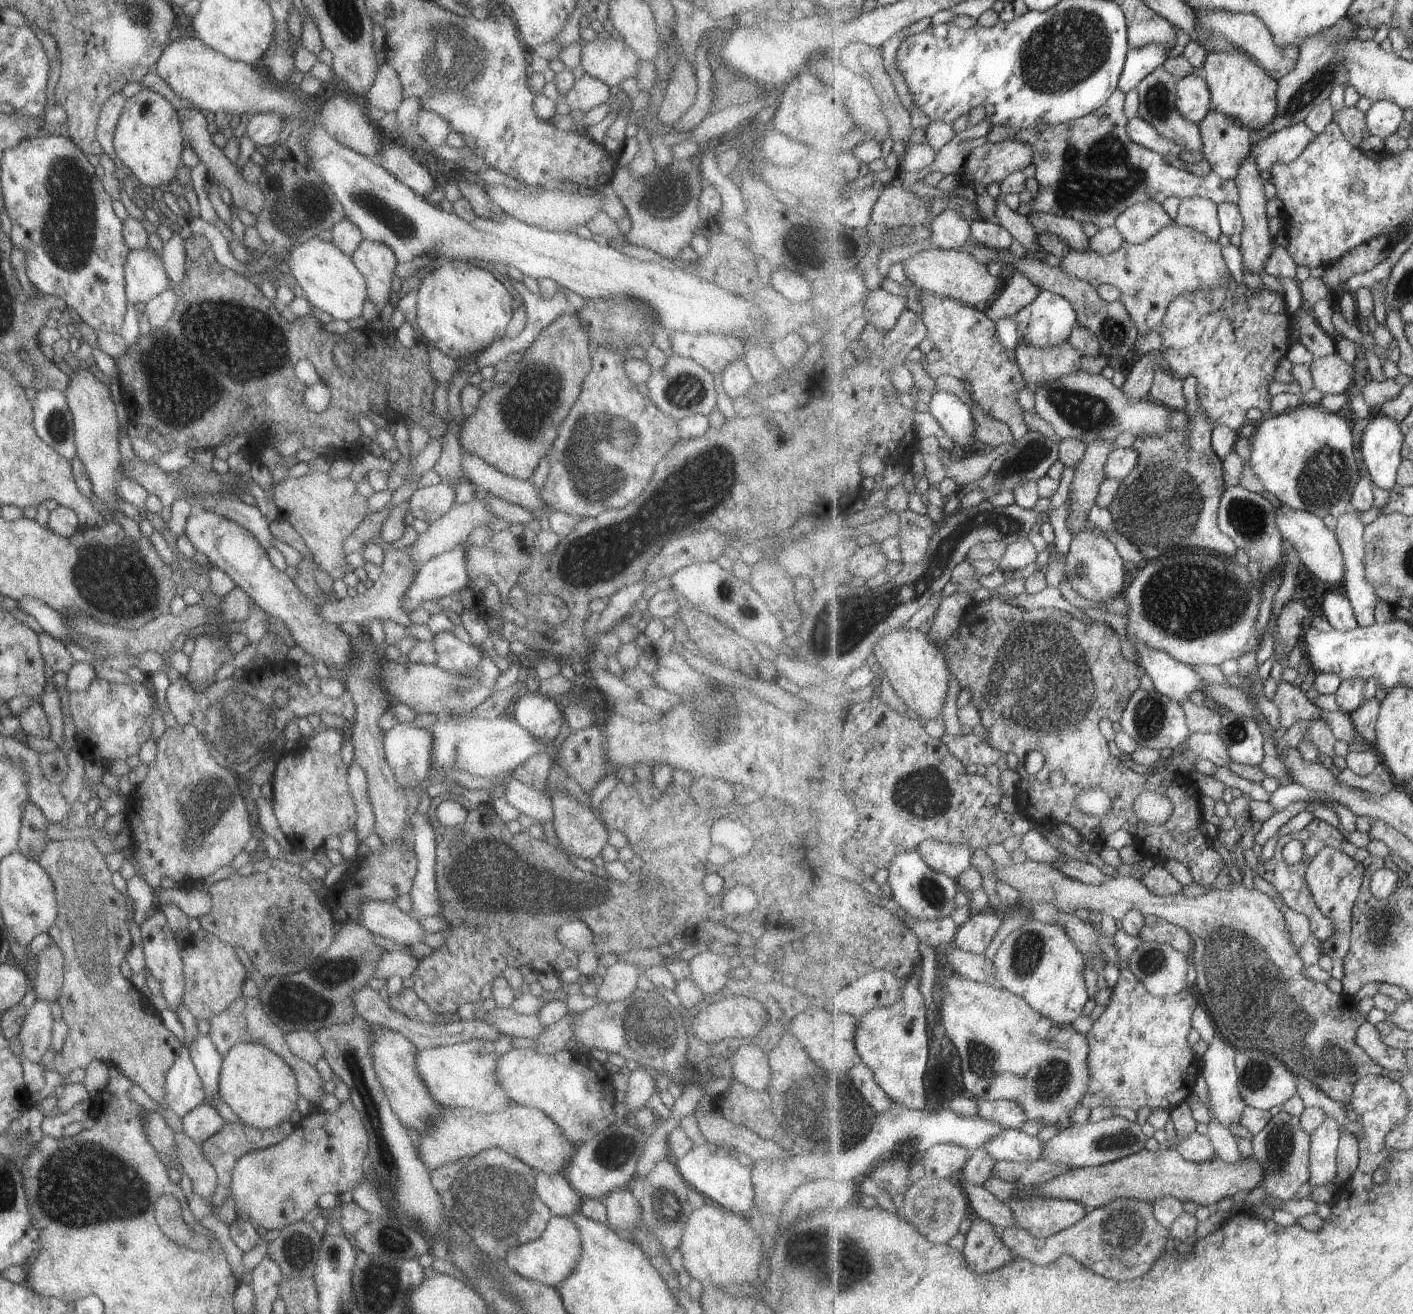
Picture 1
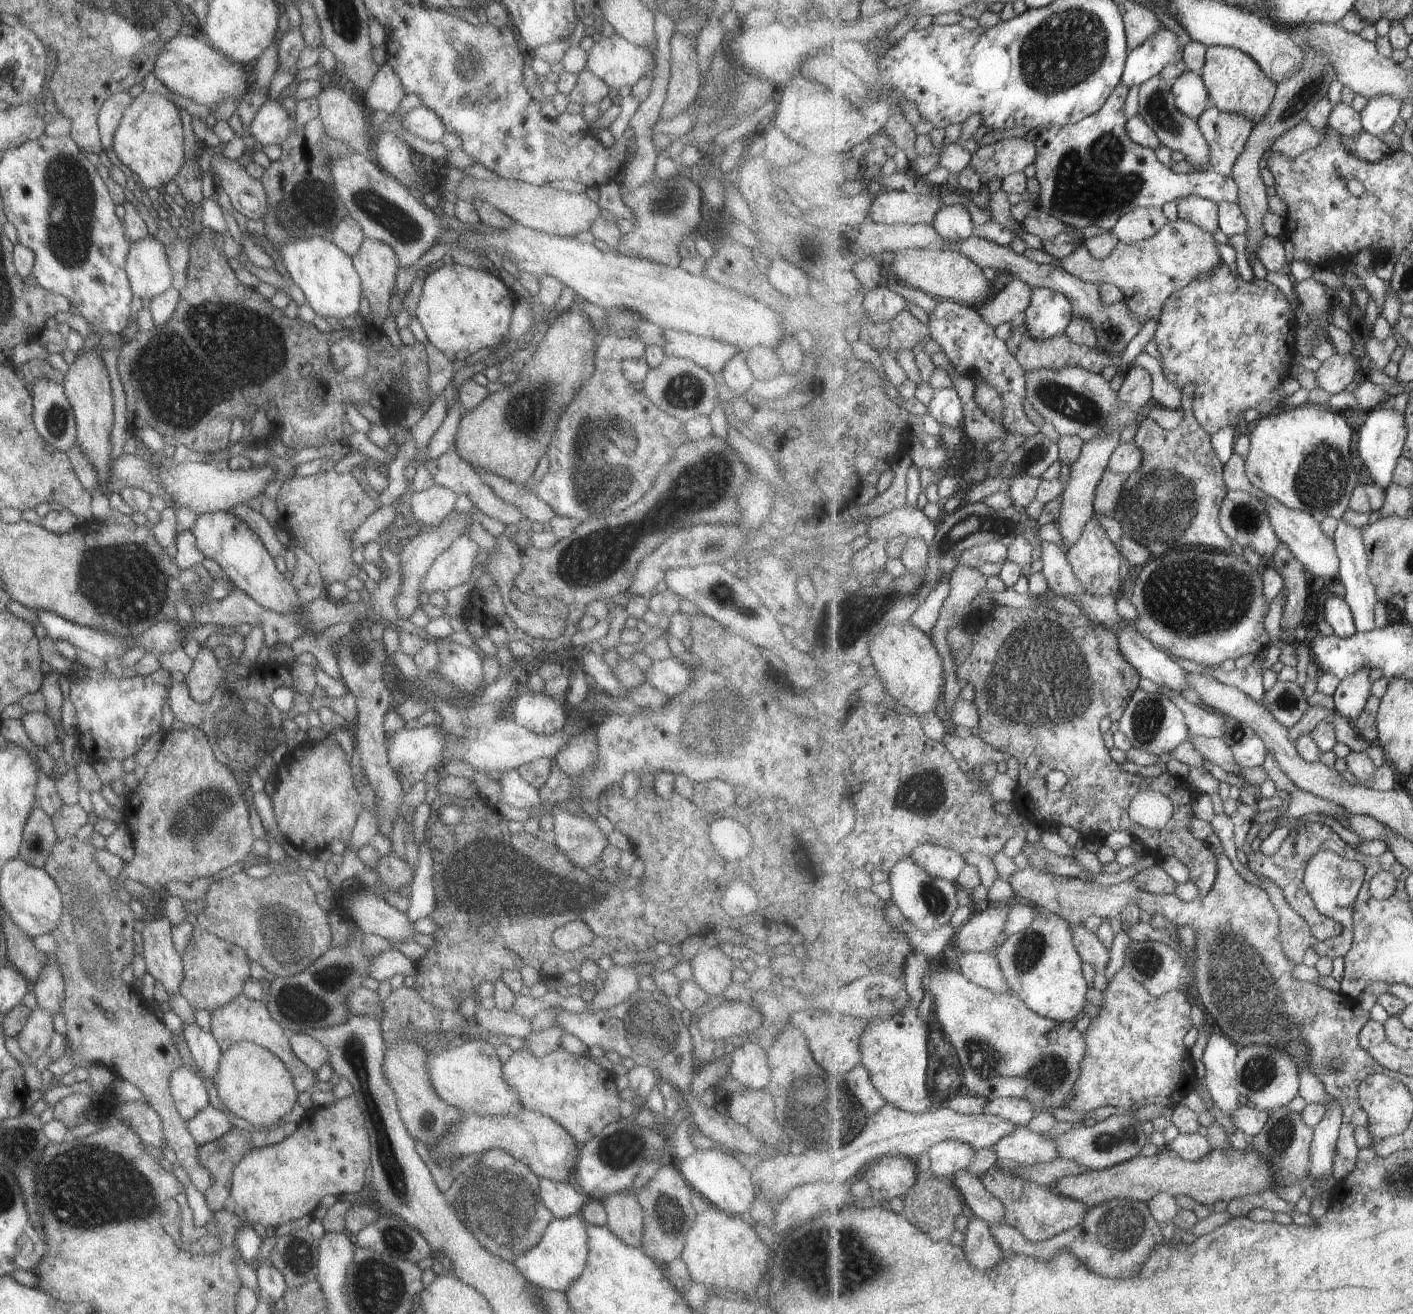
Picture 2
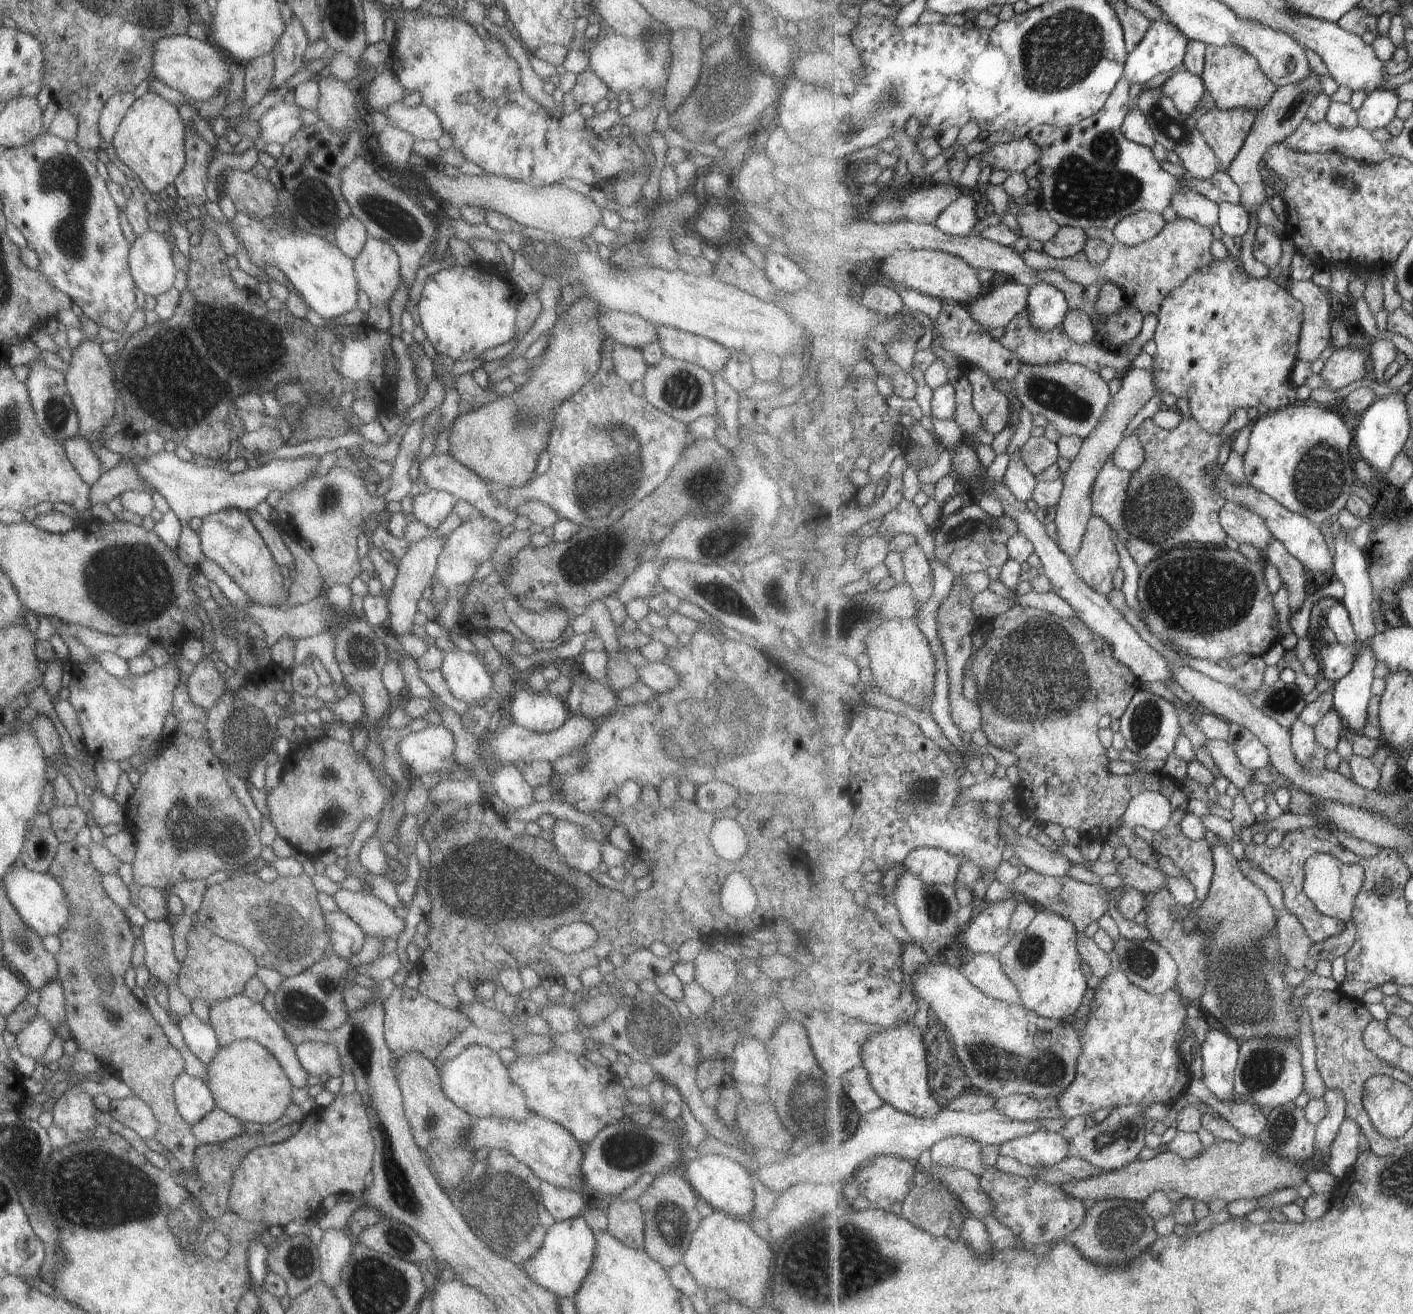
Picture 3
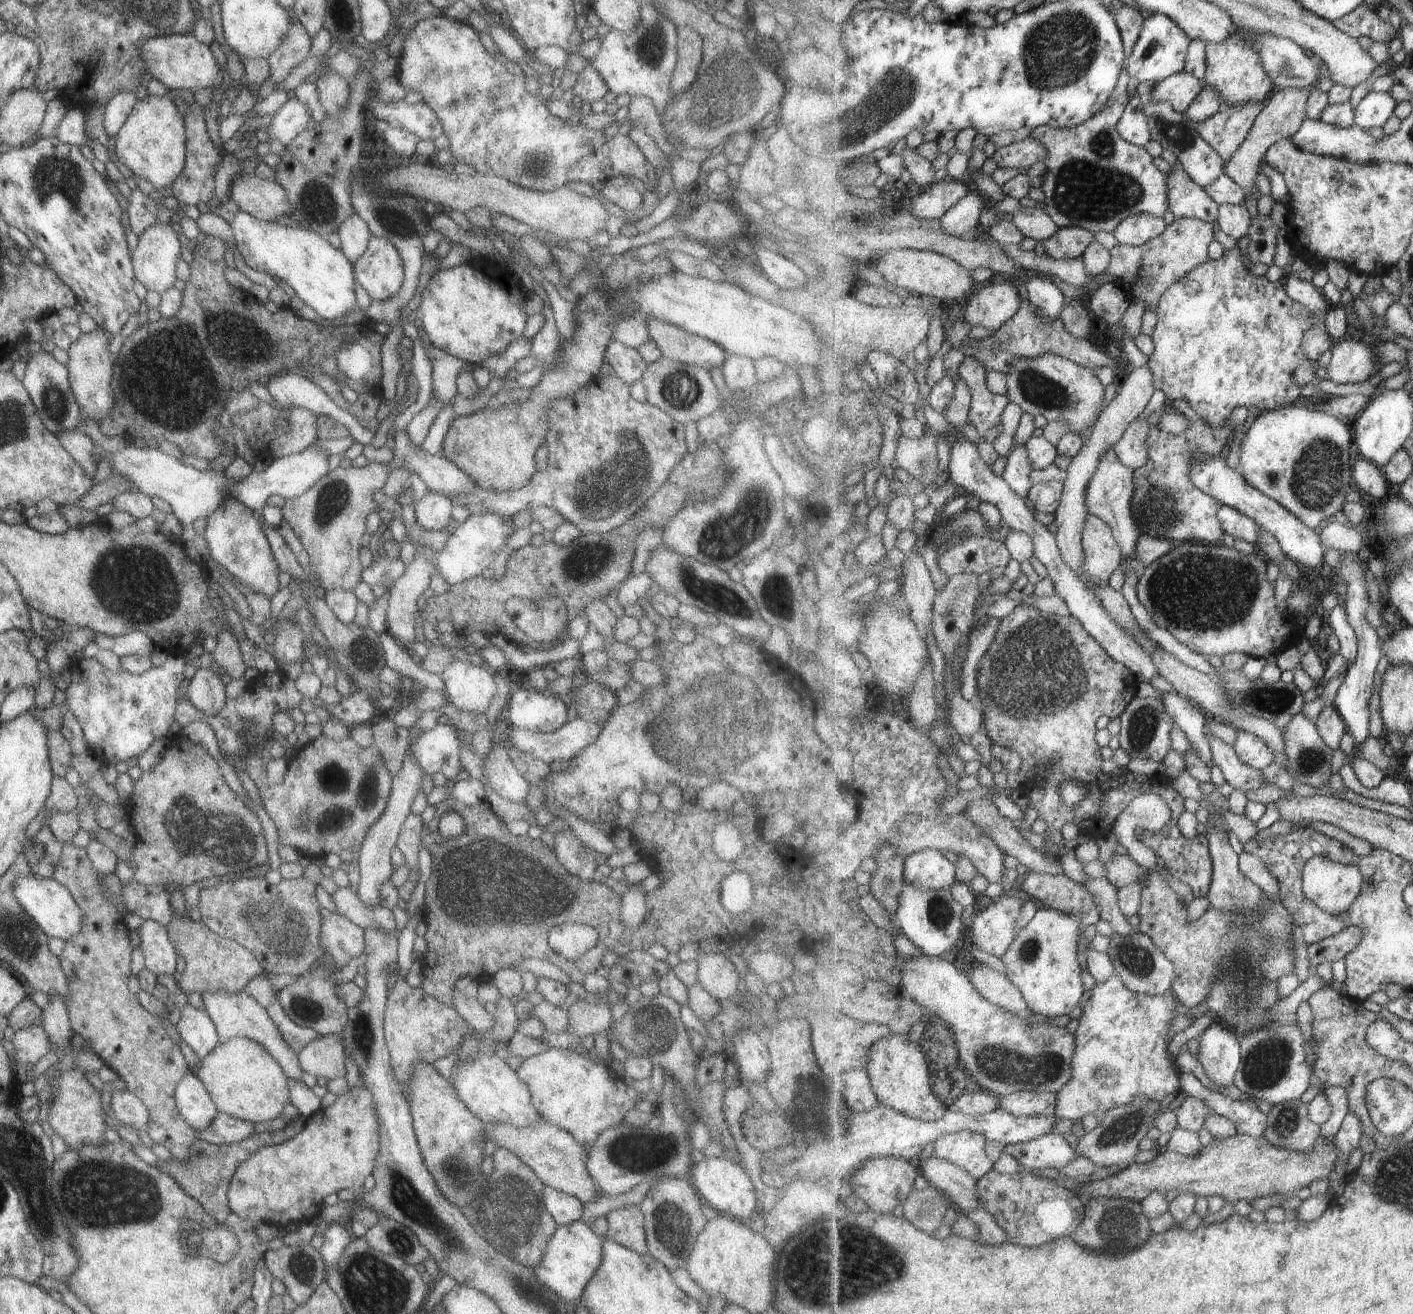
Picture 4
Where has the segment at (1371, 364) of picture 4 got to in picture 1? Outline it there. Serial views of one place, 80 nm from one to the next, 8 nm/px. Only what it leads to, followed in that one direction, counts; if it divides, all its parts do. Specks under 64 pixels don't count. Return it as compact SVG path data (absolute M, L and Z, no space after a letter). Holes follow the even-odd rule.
M1338 352L1315 359L1310 369L1314 374L1315 388L1323 394L1341 394L1351 390L1355 370Z

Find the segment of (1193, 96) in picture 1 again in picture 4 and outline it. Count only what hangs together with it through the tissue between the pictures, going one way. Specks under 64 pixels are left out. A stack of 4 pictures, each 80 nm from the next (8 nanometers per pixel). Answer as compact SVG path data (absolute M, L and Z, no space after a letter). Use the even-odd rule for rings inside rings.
M1185 70L1152 86L1150 98L1159 103L1170 102L1177 112L1184 113L1197 96L1204 91L1206 85L1193 73L1188 73Z

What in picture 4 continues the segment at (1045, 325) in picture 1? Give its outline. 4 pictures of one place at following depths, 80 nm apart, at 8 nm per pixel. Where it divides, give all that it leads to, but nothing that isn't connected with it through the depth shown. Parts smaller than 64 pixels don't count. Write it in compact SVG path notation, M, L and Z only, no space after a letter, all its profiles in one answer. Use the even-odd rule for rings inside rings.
M1046 276L1033 277L1026 282L1028 299L1048 321L1058 319L1066 305L1066 295Z

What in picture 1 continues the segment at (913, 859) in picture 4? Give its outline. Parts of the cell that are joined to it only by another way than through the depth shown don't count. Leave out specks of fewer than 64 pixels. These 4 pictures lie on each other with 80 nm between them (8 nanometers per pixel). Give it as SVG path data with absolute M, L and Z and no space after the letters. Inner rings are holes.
M926 840L918 846L923 860L938 873L958 879L960 874L972 866L974 848L967 845L954 845L936 840Z

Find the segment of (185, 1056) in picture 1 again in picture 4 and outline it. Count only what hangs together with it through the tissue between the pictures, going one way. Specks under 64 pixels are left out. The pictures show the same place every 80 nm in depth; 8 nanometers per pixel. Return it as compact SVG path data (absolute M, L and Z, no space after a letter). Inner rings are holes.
M185 1073L177 1082L173 1098L179 1116L194 1131L202 1131L217 1114L207 1091L194 1073Z

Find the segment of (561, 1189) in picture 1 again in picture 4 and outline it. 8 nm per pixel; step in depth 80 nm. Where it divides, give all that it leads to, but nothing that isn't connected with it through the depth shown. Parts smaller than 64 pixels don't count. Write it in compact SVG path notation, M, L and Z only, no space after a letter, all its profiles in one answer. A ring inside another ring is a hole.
M543 1186L542 1203L557 1227L585 1218L580 1200L551 1187Z

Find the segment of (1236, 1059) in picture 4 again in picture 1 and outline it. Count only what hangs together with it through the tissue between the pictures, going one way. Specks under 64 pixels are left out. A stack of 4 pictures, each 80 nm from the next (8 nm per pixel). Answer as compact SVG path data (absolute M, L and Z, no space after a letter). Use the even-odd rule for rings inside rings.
M1219 1035L1210 1042L1201 1060L1202 1076L1205 1078L1209 1090L1209 1104L1211 1104L1215 1119L1226 1127L1231 1124L1241 1124L1243 1111L1248 1105L1239 1092L1238 1067L1236 1066L1238 1053L1239 1050L1233 1044Z

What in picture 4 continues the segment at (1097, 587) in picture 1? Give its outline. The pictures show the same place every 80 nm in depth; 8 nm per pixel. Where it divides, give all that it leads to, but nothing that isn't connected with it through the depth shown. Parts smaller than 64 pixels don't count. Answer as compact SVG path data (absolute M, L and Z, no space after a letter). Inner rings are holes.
M1098 516L1087 517L1082 534L1085 551L1084 578L1092 583L1108 585L1111 574L1122 566L1122 547L1110 523Z

